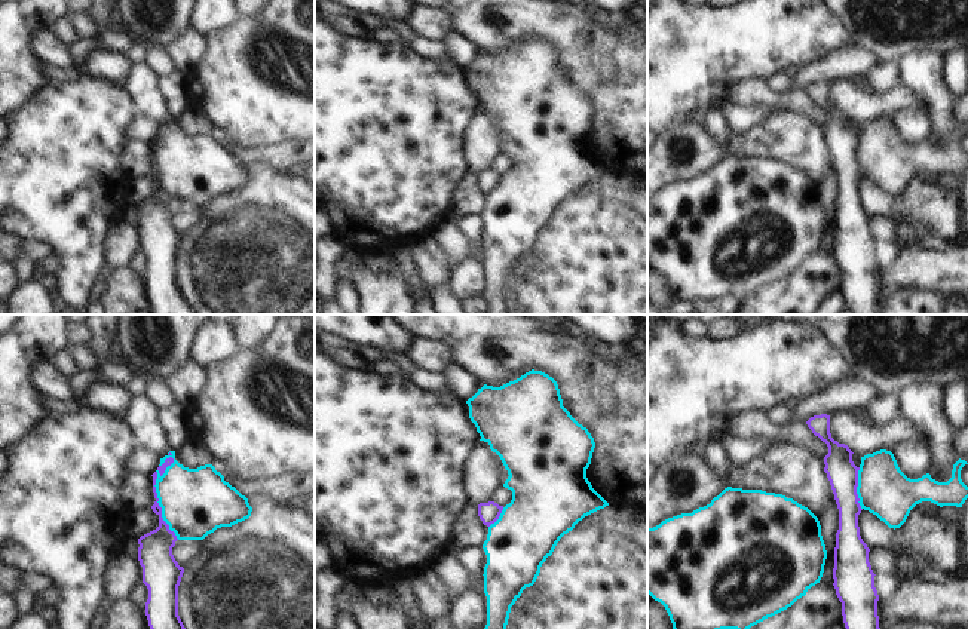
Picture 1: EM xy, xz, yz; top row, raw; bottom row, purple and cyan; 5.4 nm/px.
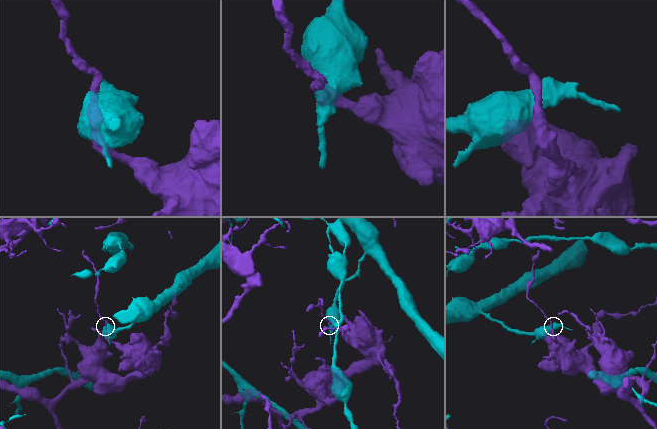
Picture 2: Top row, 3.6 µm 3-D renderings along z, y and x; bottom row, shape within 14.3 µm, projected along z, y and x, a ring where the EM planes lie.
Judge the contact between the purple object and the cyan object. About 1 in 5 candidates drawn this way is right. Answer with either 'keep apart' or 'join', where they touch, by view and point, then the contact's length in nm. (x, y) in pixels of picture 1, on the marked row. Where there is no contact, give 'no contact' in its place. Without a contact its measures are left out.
keep apart; contact xy (156, 496); length 480 nm

